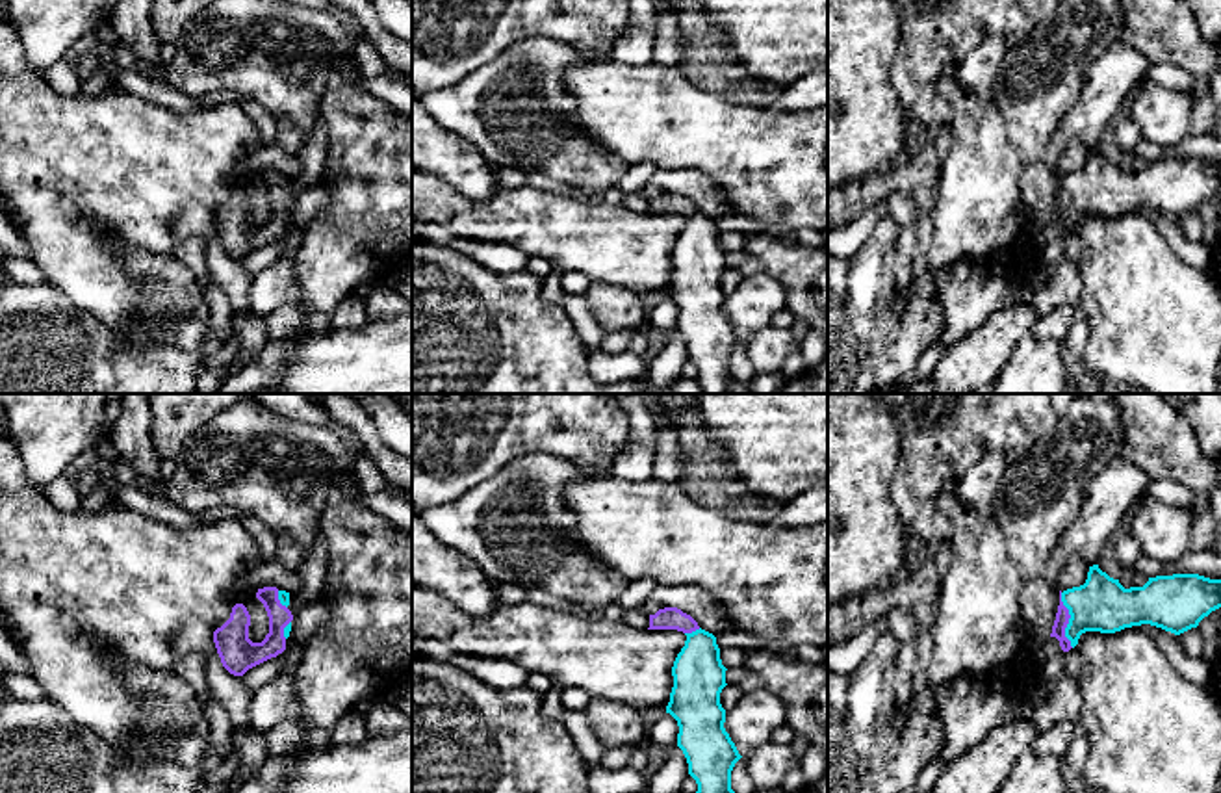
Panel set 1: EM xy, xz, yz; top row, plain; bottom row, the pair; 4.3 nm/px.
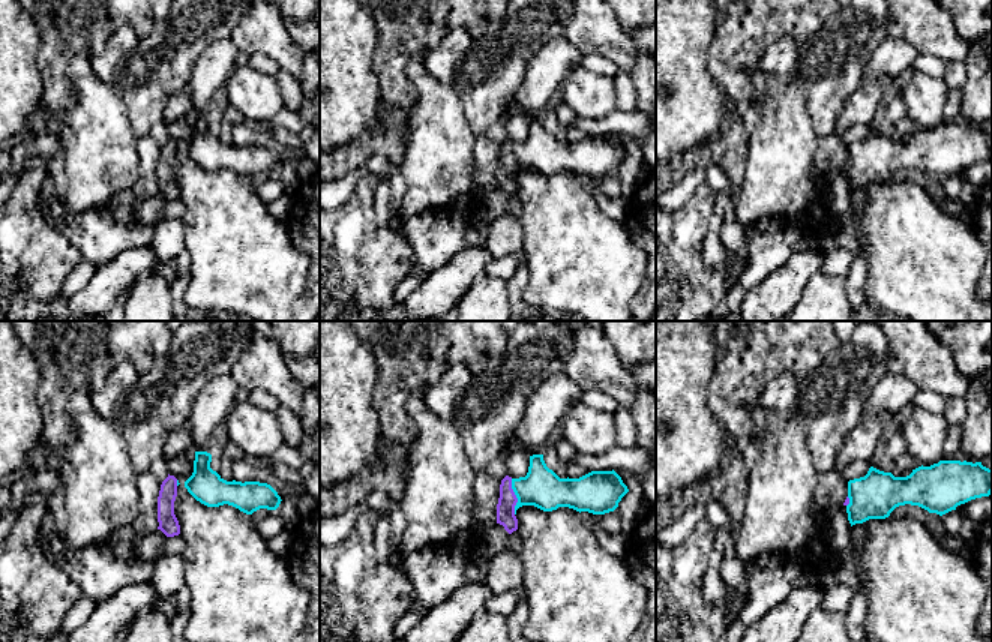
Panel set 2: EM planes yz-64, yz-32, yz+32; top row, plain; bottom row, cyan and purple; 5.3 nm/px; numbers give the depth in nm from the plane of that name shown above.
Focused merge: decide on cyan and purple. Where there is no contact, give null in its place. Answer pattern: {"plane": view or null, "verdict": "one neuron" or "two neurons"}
{"plane": "yz", "verdict": "one neuron"}

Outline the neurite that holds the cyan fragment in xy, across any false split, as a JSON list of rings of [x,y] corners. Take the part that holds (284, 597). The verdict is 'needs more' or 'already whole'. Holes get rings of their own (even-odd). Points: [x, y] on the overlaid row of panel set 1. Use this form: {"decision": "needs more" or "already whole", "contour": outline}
{"decision": "needs more", "contour": [[[263,587],[258,589],[256,598],[269,617],[269,633],[262,643],[249,639],[251,615],[243,604],[236,604],[230,618],[213,631],[221,663],[234,676],[243,676],[249,669],[282,654],[291,631],[289,592]]]}

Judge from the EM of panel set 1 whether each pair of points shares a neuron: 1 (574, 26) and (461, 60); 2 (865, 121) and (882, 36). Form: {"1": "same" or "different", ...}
{"1": "same", "2": "same"}

